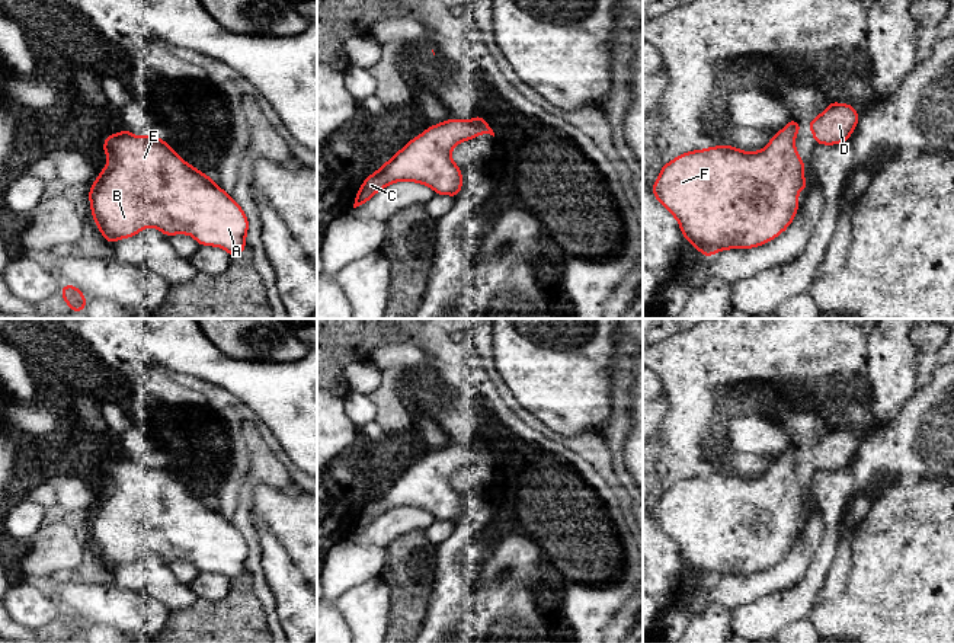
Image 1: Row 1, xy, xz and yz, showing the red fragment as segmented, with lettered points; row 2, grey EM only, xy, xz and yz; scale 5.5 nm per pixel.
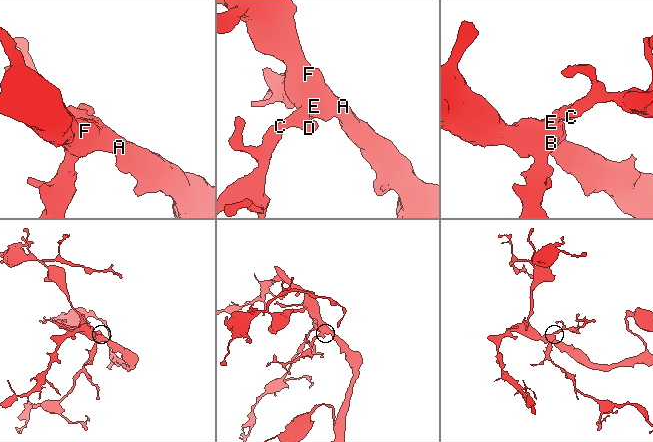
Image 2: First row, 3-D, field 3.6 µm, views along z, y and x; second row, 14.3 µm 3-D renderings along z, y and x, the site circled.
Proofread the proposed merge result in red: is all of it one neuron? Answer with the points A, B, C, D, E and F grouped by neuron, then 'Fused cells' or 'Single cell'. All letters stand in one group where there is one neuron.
Groups: A B C D E F. Single cell

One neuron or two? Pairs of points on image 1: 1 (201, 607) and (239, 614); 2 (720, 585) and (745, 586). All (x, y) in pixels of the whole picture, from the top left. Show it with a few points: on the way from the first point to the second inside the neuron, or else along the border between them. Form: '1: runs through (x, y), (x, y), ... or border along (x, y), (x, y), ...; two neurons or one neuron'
1: runs through (210, 608), (230, 611); one neuron
2: runs through (726, 586), (739, 586); one neuron

